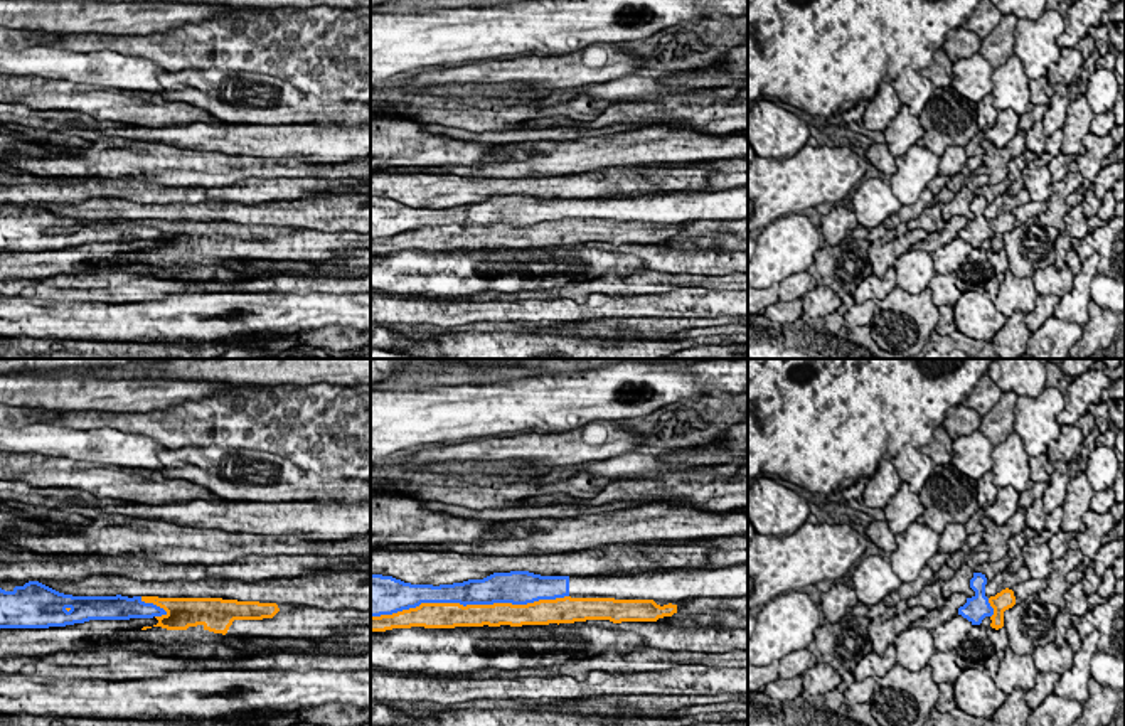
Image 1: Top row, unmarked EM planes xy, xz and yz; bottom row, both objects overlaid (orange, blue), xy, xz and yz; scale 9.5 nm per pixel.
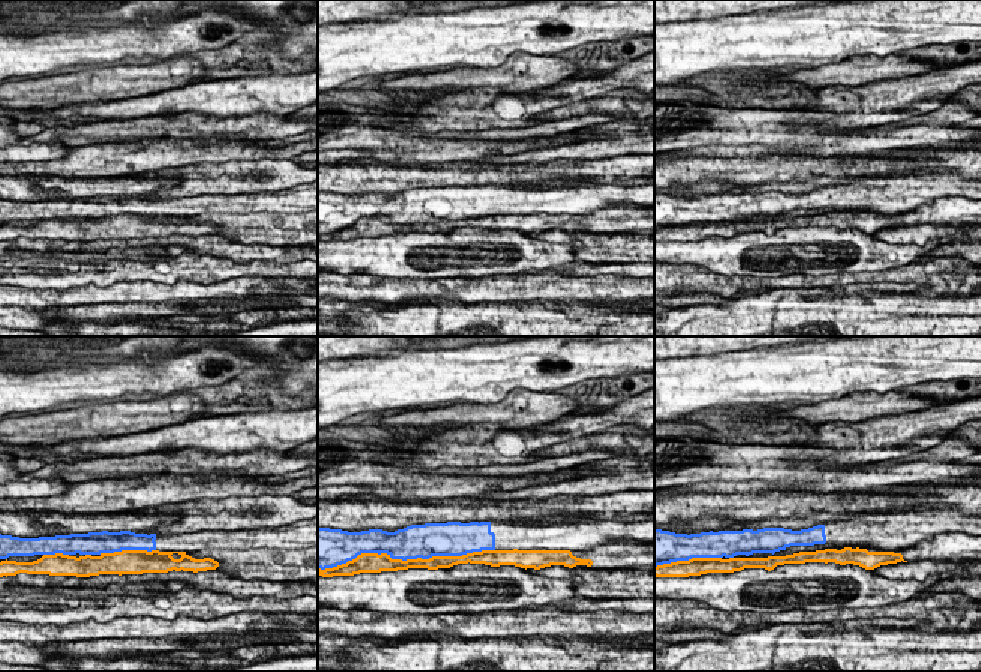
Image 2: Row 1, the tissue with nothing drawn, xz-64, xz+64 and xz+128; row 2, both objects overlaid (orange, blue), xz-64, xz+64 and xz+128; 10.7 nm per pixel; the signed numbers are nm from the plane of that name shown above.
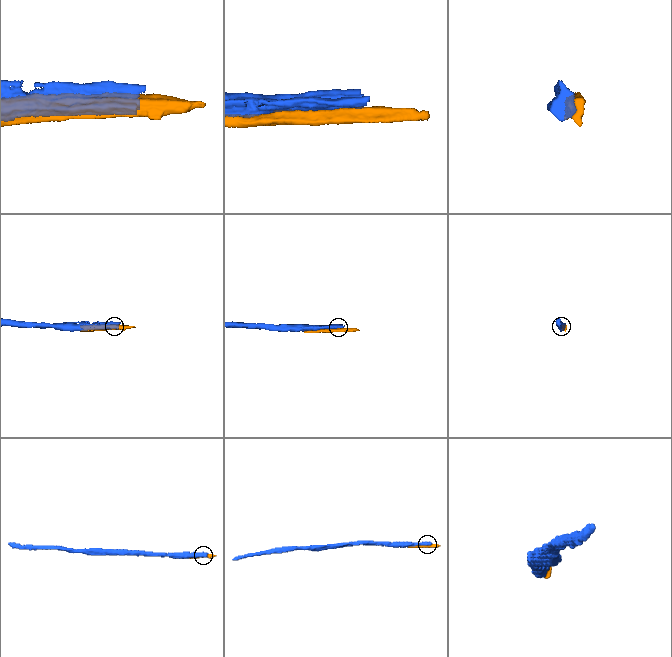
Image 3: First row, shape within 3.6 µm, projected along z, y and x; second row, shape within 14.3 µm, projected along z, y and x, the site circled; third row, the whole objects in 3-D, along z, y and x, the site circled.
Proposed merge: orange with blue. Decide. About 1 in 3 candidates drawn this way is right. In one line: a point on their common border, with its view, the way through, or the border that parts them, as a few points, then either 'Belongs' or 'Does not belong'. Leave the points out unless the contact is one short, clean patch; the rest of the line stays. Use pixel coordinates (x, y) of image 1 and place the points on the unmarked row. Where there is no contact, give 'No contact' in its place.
Touches orange at xz (469, 228). Does not belong

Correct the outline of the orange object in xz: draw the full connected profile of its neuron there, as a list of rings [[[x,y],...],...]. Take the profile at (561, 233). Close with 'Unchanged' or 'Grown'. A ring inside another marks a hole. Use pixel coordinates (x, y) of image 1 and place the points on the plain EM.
[[[556,221],[527,227],[460,227],[421,226],[416,231],[392,238],[371,239],[371,254],[392,251],[455,251],[455,249],[522,249],[574,246],[586,243],[657,244],[682,232],[682,224],[664,222],[615,222],[615,221]]]. Grown

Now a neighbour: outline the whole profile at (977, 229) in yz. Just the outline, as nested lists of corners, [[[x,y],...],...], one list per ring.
[[[973,195],[970,202],[970,211],[975,214],[972,221],[967,221],[967,226],[958,231],[958,238],[967,241],[972,248],[980,248],[985,239],[994,238],[994,231],[985,219],[987,200],[982,195]]]

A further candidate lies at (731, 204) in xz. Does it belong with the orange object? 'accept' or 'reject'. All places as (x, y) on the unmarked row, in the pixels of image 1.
reject

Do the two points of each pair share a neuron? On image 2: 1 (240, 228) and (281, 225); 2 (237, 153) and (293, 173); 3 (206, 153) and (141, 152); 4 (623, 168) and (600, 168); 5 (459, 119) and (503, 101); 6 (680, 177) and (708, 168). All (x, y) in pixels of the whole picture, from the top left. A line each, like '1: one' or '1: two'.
1: one
2: two
3: one
4: one
5: one
6: one

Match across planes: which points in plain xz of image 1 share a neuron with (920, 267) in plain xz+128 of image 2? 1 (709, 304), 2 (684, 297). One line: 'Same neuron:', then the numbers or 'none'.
Same neuron: 1, 2

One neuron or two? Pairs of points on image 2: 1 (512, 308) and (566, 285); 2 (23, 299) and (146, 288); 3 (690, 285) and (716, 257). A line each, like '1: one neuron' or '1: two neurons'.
1: two neurons
2: one neuron
3: two neurons

